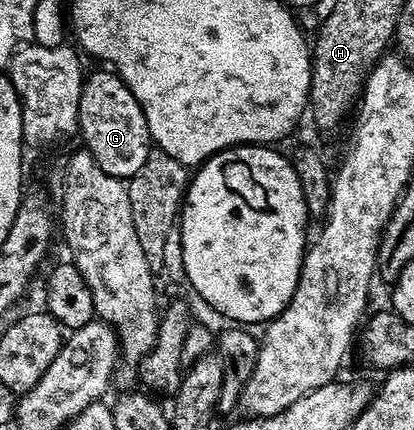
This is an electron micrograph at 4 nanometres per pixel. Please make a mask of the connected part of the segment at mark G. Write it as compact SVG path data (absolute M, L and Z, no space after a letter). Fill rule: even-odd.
M100 68L102 70L90 73L83 81L84 86L81 92L79 104L79 135L83 136L83 145L98 164L110 176L116 176L123 180L128 180L132 175L140 170L147 162L147 156L152 149L150 133L148 132L147 121L144 119L142 105L132 96L132 92L119 75L112 70Z

